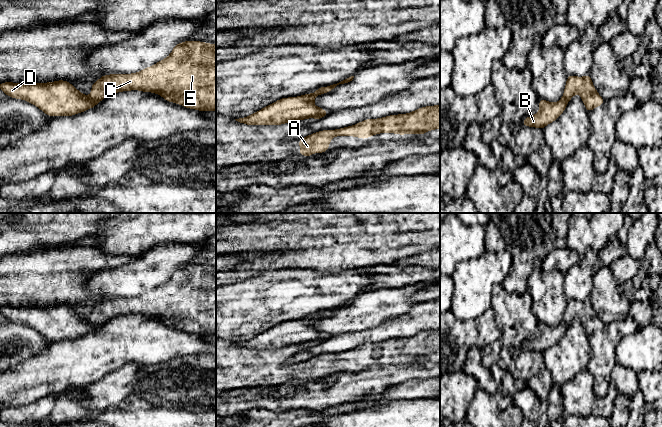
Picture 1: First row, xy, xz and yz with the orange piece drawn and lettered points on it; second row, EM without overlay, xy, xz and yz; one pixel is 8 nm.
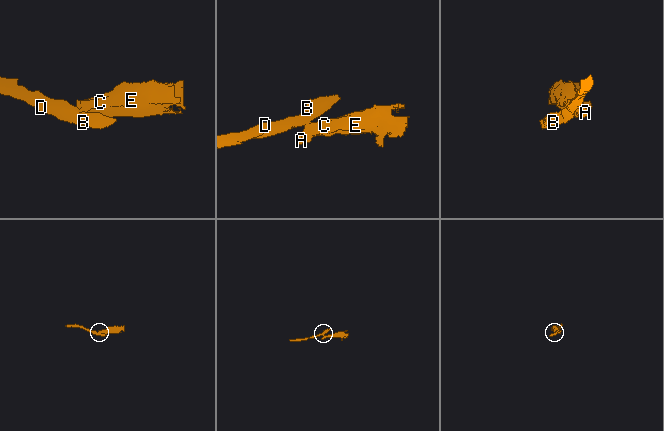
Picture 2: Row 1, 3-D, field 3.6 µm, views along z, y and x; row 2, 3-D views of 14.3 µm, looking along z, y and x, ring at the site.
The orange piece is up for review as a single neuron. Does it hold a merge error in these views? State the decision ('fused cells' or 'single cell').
fused cells

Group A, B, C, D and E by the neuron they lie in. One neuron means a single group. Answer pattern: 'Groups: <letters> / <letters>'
Groups: A C E / B D

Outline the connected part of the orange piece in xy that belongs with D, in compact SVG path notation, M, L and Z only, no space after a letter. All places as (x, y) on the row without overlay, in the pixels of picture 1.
M64 304L48 307L5 306L0 308L0 313L7 320L34 328L49 341L73 340L97 328Z

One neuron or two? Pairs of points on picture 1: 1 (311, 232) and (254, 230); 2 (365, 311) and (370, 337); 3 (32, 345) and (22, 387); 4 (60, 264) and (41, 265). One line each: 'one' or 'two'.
1: one
2: two
3: two
4: one

